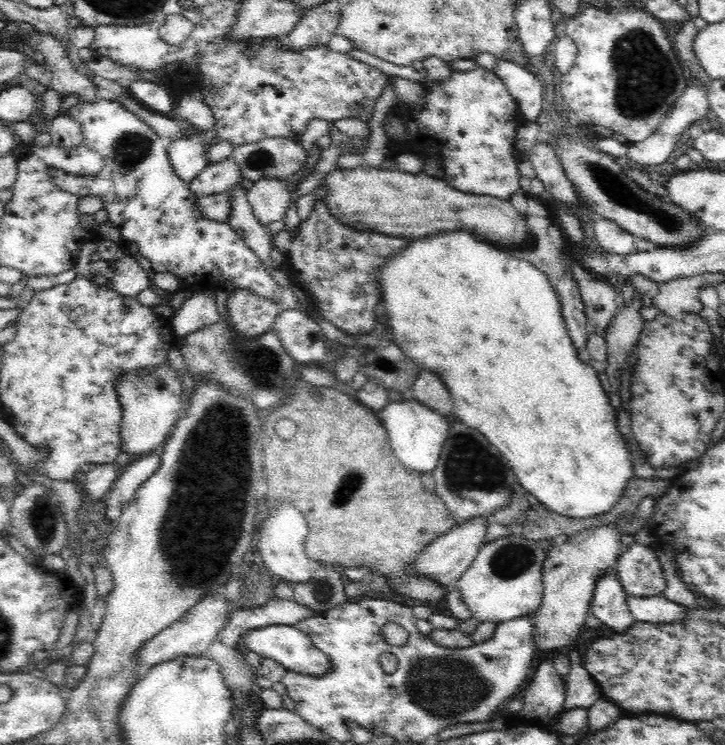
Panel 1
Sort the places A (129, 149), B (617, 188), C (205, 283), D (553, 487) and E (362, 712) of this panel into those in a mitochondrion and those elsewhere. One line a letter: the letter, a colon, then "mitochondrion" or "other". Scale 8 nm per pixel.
A: mitochondrion
B: mitochondrion
C: other
D: other
E: other

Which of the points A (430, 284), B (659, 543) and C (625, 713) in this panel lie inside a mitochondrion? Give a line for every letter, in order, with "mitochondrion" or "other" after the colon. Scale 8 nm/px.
A: other
B: other
C: other

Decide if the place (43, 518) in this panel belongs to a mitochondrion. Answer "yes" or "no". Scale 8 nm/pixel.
yes

